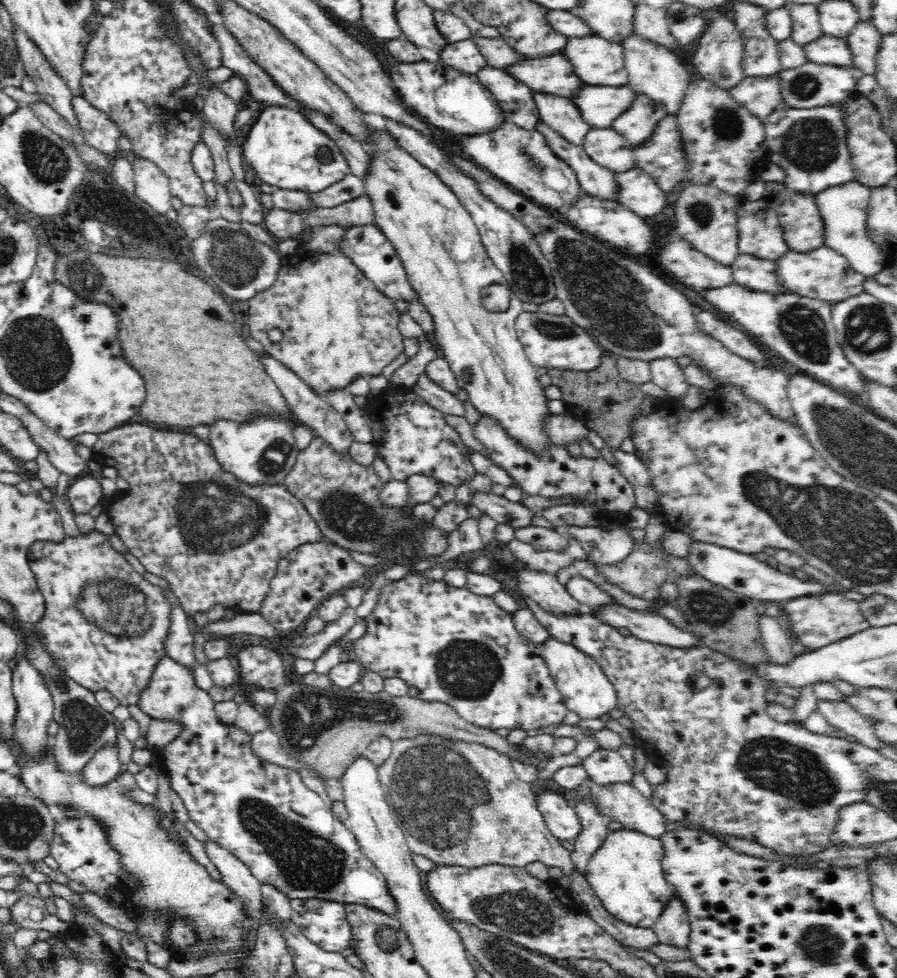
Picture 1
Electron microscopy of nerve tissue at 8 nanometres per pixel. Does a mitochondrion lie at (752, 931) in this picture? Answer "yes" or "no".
no

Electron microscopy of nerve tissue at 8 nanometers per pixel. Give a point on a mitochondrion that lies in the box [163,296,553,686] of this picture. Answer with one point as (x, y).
(217, 517)

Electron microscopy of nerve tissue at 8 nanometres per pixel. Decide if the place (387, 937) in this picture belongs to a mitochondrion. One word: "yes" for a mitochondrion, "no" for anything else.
yes

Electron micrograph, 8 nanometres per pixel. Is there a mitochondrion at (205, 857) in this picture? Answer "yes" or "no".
no

